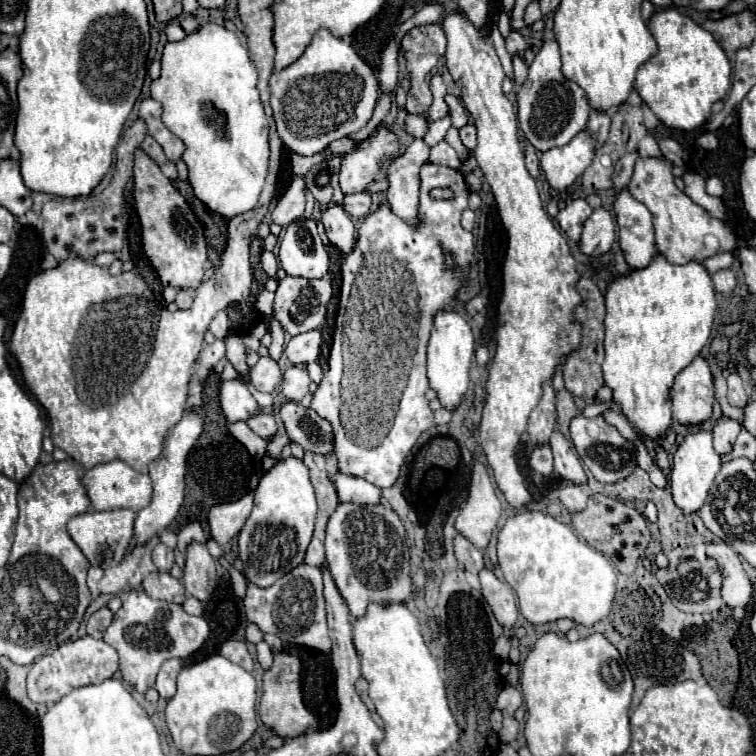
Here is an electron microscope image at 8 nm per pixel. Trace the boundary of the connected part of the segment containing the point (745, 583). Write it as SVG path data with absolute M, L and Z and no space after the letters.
M725 542L707 544L707 556L719 562L719 570L723 576L723 600L729 608L745 608L753 596L753 584L747 572L741 566L739 554Z

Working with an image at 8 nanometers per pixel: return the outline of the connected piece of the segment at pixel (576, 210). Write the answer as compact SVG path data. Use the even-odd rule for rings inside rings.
M569 200L567 206L557 214L557 222L559 228L569 236L569 240L579 242L581 240L581 232L583 232L583 222L591 216L591 206L583 200Z

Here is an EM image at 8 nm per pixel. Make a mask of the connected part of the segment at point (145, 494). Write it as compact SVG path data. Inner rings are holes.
M113 460L113 462L105 462L105 464L97 464L91 470L87 470L81 478L81 484L87 490L89 502L93 506L93 510L117 510L117 508L131 508L135 512L139 512L143 506L147 506L151 502L151 478L147 474L139 474L137 470L133 470L131 466L127 466L121 460Z

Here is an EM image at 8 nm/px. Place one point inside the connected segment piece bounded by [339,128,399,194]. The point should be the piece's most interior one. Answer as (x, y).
(359, 167)

